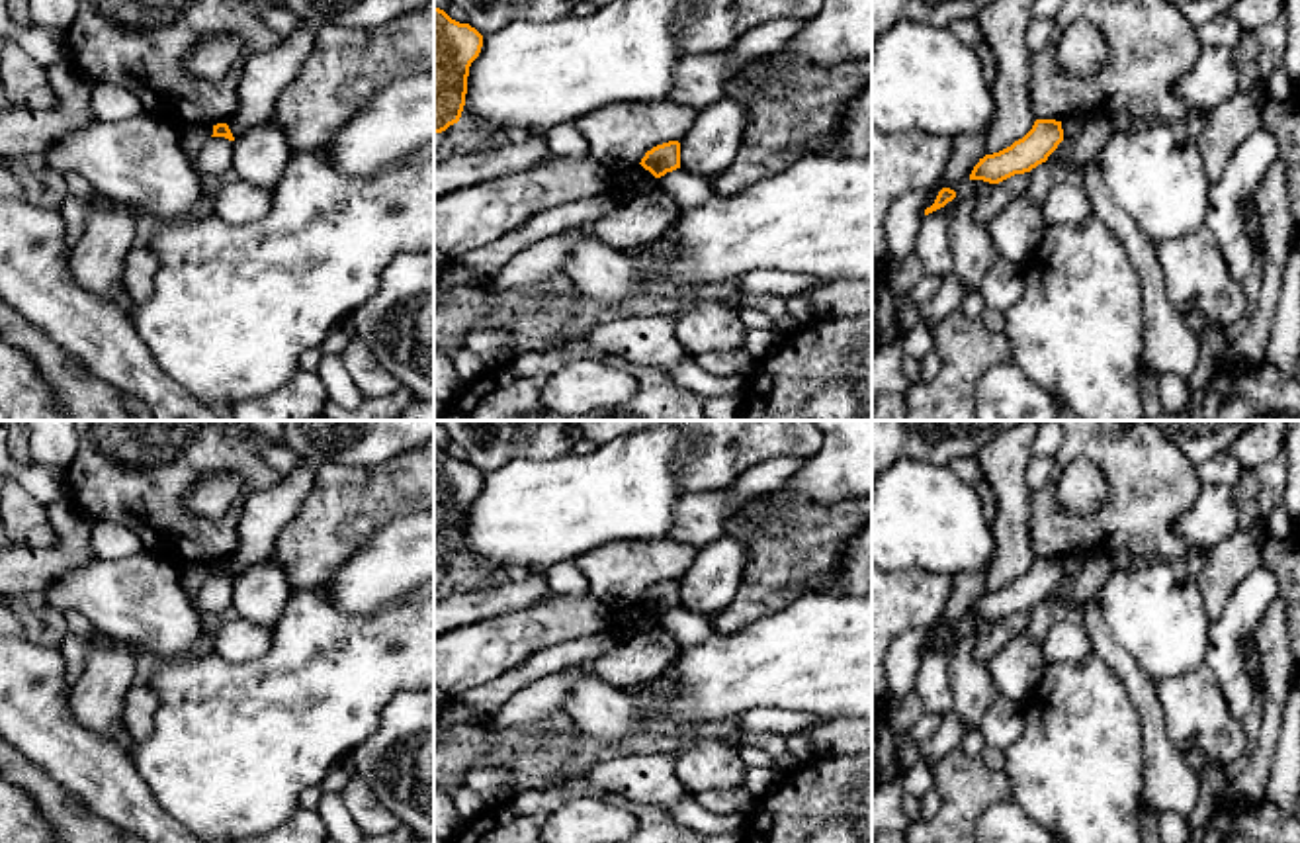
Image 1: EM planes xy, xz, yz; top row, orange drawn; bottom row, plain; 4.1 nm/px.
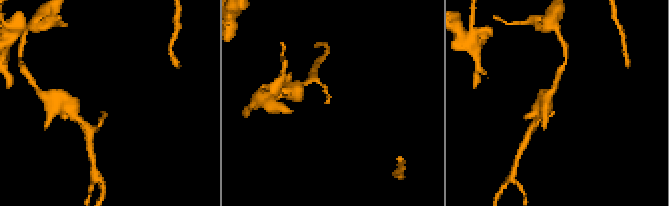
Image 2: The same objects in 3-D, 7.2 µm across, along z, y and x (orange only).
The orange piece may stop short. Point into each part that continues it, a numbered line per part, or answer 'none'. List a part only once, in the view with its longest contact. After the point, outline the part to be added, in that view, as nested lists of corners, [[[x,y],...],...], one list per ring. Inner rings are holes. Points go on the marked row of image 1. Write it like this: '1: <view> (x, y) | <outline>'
none

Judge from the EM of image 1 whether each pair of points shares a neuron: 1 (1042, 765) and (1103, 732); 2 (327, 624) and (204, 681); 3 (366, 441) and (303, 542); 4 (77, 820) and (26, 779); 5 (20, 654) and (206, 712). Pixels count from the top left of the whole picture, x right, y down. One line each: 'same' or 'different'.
1: same
2: same
3: different
4: same
5: different

